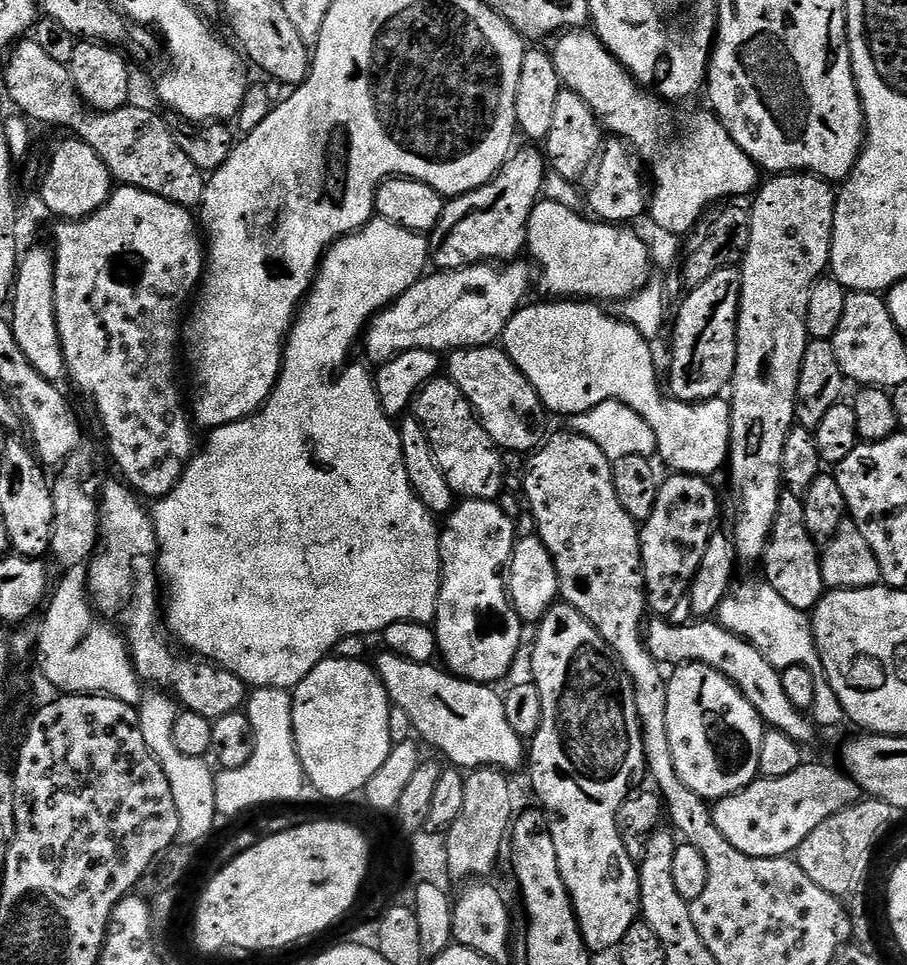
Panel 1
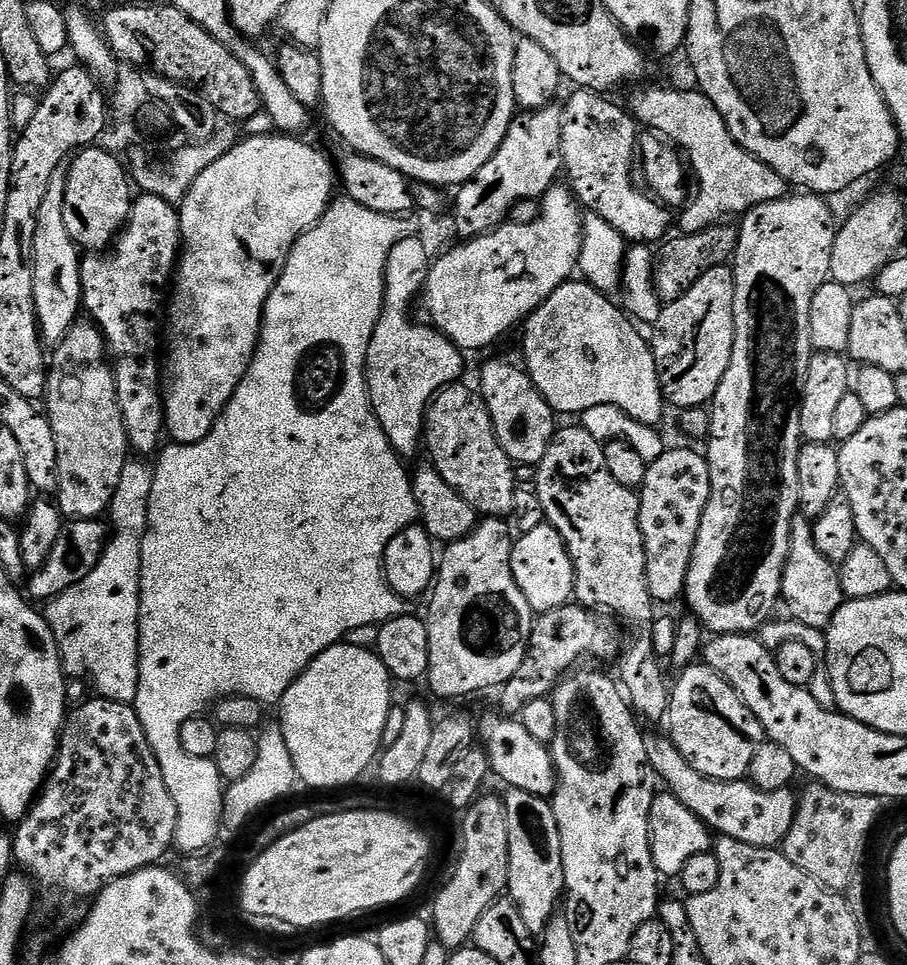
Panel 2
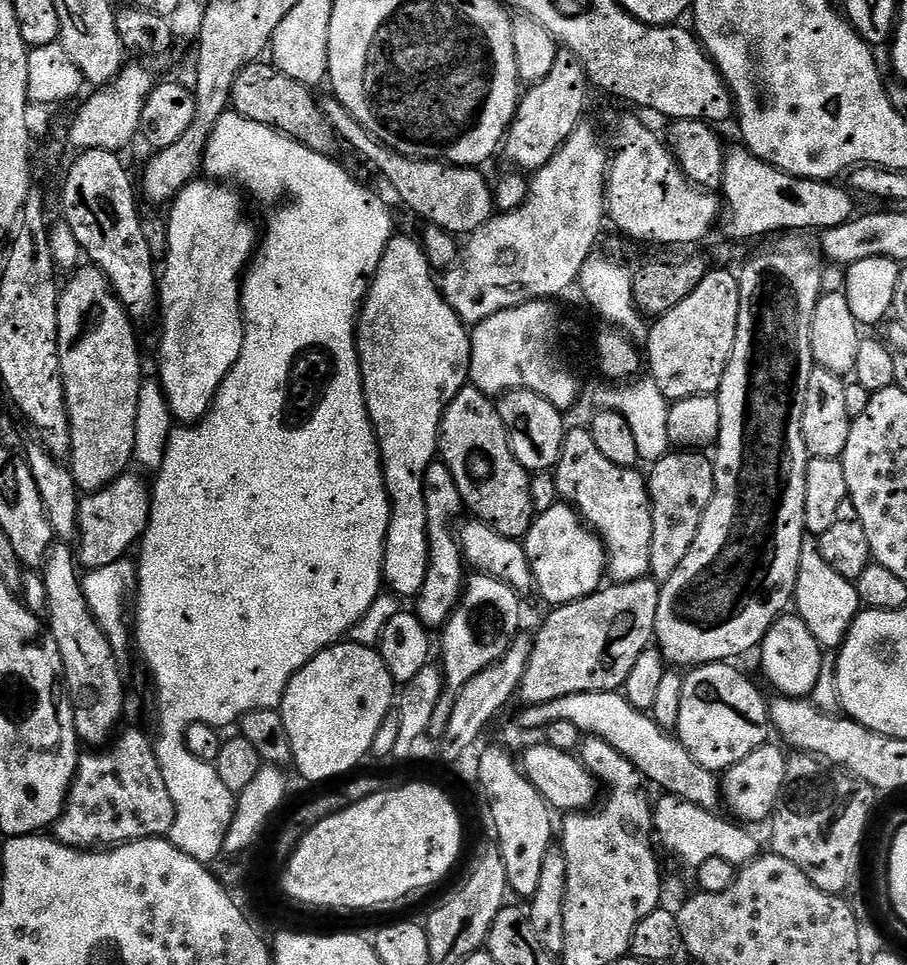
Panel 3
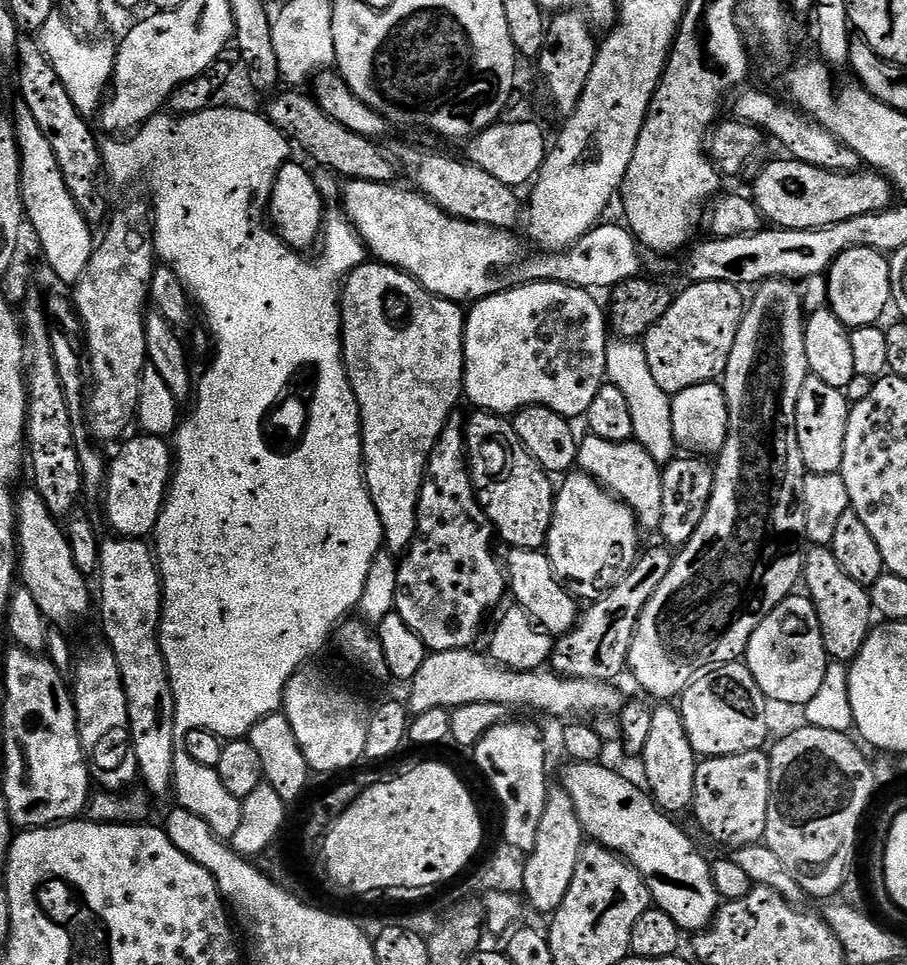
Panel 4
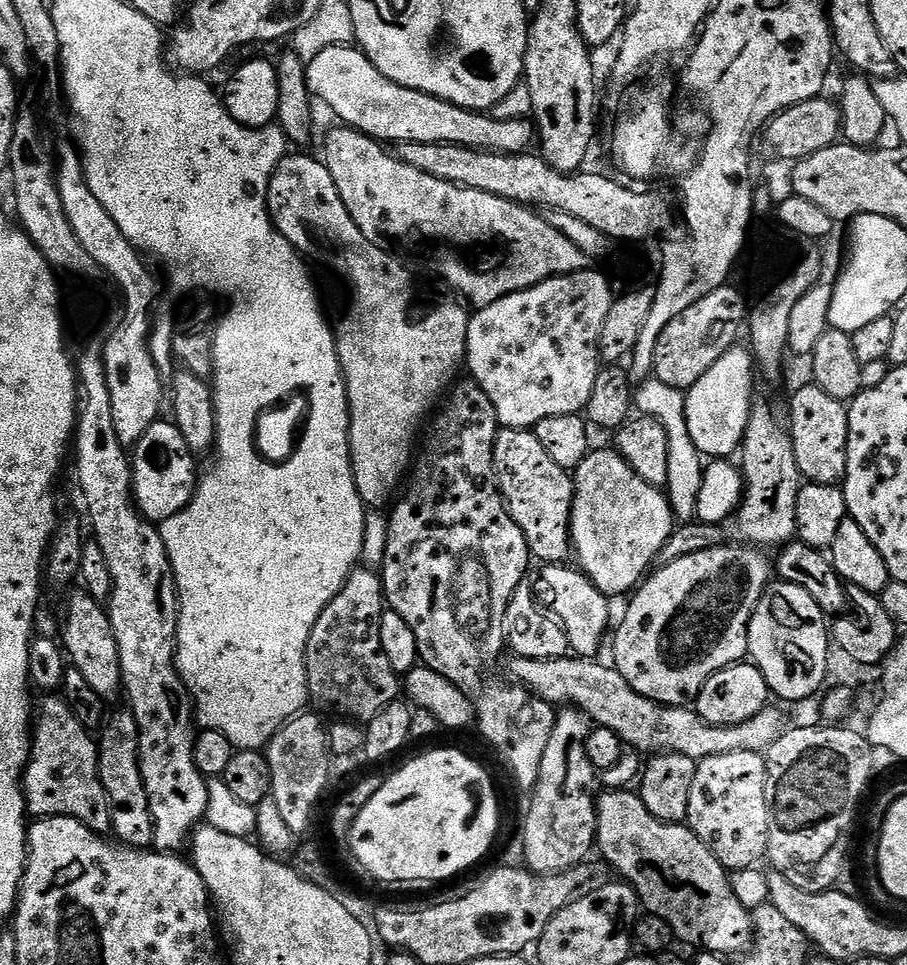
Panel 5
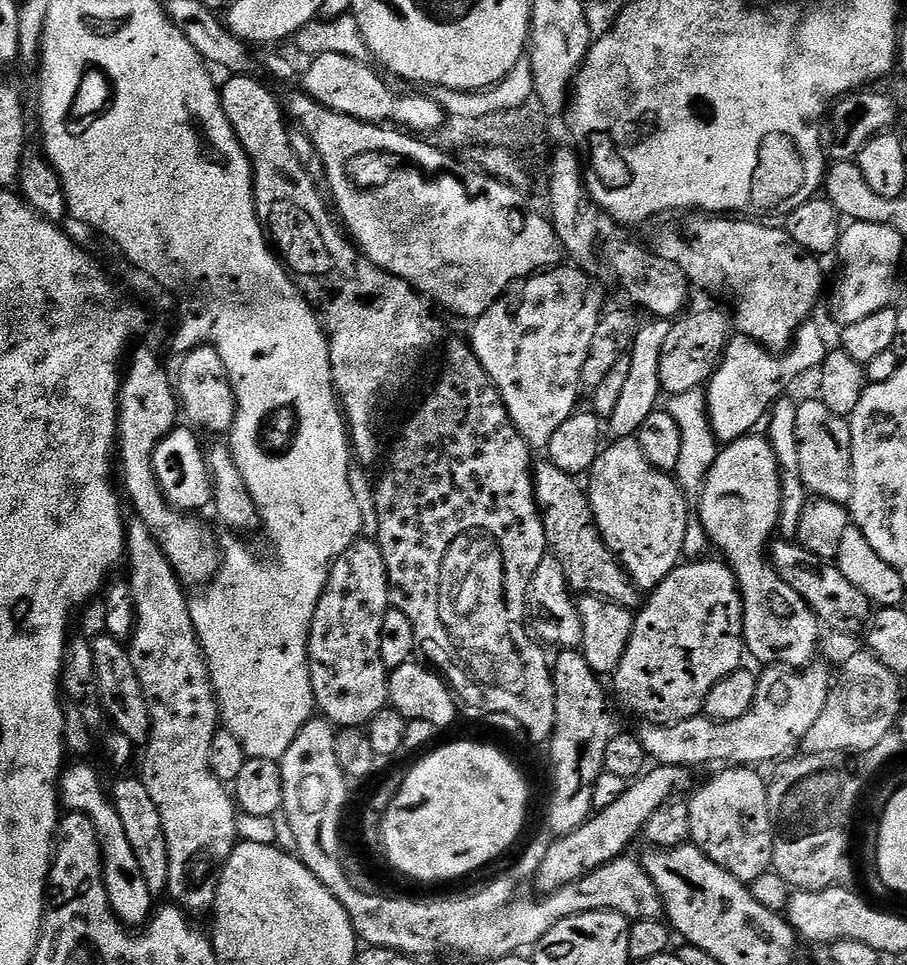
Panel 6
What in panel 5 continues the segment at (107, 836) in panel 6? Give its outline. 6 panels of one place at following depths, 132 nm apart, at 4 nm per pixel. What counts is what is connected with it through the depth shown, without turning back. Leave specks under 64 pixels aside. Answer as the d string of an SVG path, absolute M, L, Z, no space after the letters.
M52 694L40 704L34 720L32 754L24 772L24 803L36 818L72 816L91 832L112 832L112 805L100 781L100 753L93 733L84 728L64 698Z

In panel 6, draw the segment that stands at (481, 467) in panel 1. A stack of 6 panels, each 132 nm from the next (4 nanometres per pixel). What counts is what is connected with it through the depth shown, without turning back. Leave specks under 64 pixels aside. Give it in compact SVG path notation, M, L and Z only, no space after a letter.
M551 462L537 463L534 468L536 505L544 517L544 533L551 555L562 566L569 589L576 594L601 596L623 608L635 609L638 589L620 565L616 555L608 549L596 525L588 493L575 476L558 470Z

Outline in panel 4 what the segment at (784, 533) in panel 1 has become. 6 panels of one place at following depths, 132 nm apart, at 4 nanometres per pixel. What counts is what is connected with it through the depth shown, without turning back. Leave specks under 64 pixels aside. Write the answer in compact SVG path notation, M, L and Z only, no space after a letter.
M816 546L807 549L802 580L805 585L808 583L807 595L818 610L818 622L822 626L822 642L829 657L833 661L855 660L874 627L872 621L874 609L869 589L847 576L842 566L838 566L832 551L821 550Z

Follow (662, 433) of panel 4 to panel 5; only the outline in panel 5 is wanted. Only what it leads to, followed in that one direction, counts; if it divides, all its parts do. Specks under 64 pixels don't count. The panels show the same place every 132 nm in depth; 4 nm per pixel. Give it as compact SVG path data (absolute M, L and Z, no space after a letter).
M649 378L639 385L634 392L634 408L637 413L652 416L666 430L668 435L668 457L670 470L666 495L672 503L672 515L681 525L696 520L698 494L702 490L702 478L706 467L705 461L687 432L687 420L684 413L685 393L674 386L666 386L662 381Z

